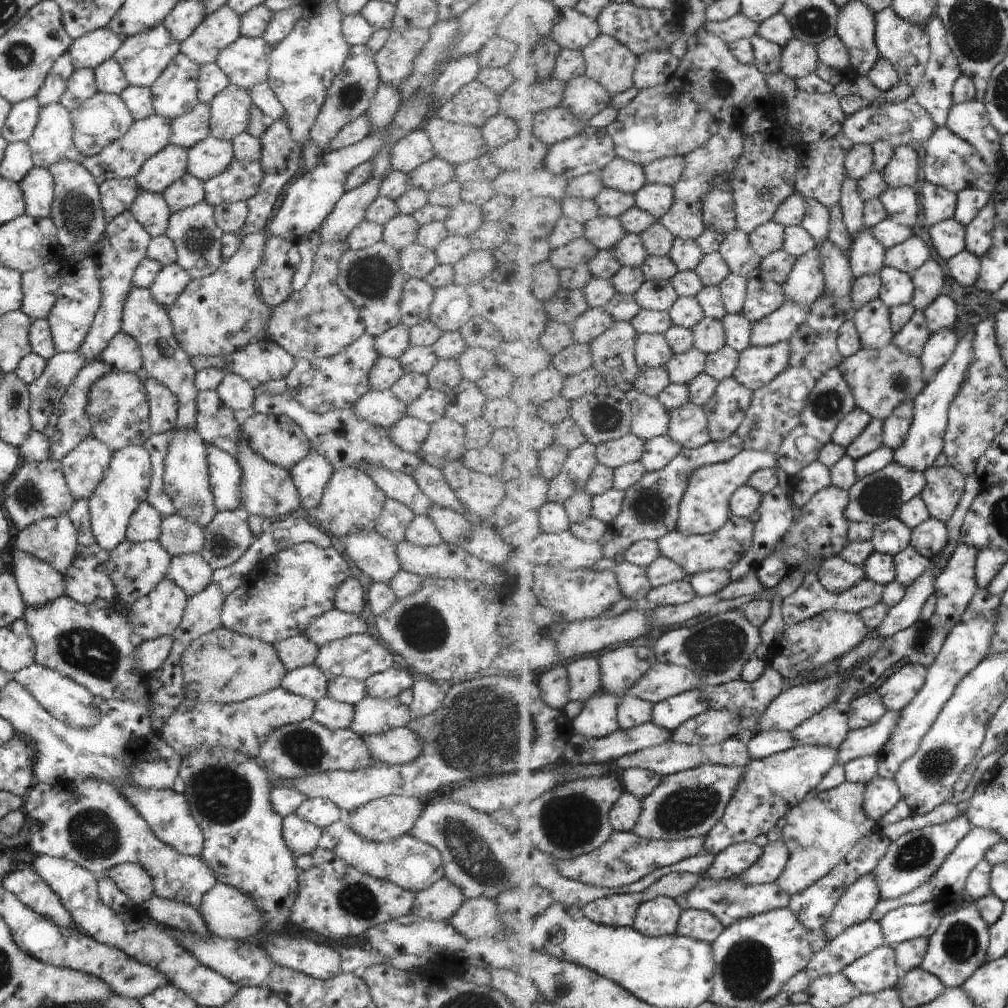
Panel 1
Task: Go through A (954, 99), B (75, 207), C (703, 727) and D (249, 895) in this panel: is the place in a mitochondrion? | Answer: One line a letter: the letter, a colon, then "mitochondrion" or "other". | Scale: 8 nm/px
A: other
B: mitochondrion
C: other
D: other

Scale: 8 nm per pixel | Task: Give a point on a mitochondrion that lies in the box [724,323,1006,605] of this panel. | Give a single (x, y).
(879, 496)

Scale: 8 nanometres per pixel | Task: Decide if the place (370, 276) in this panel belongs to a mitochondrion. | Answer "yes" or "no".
yes

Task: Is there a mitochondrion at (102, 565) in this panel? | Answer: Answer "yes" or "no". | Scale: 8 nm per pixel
no

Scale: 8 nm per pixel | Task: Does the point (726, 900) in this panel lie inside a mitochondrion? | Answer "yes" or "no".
yes

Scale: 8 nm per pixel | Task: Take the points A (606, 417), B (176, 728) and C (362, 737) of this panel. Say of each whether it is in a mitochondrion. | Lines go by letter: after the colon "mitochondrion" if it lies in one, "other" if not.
A: mitochondrion
B: other
C: other

